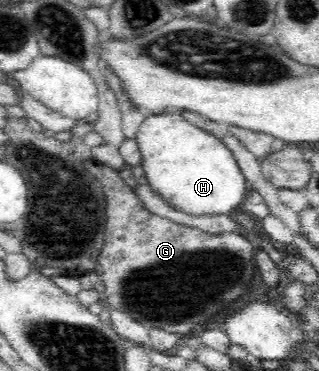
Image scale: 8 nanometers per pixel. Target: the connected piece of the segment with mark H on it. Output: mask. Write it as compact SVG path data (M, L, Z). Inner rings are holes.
M163 112L156 116L148 116L139 126L136 144L142 158L140 164L148 185L156 194L164 198L172 207L194 216L210 216L211 214L233 214L236 206L247 196L249 184L242 175L232 152L216 135L204 131L196 124L184 119L180 113Z

